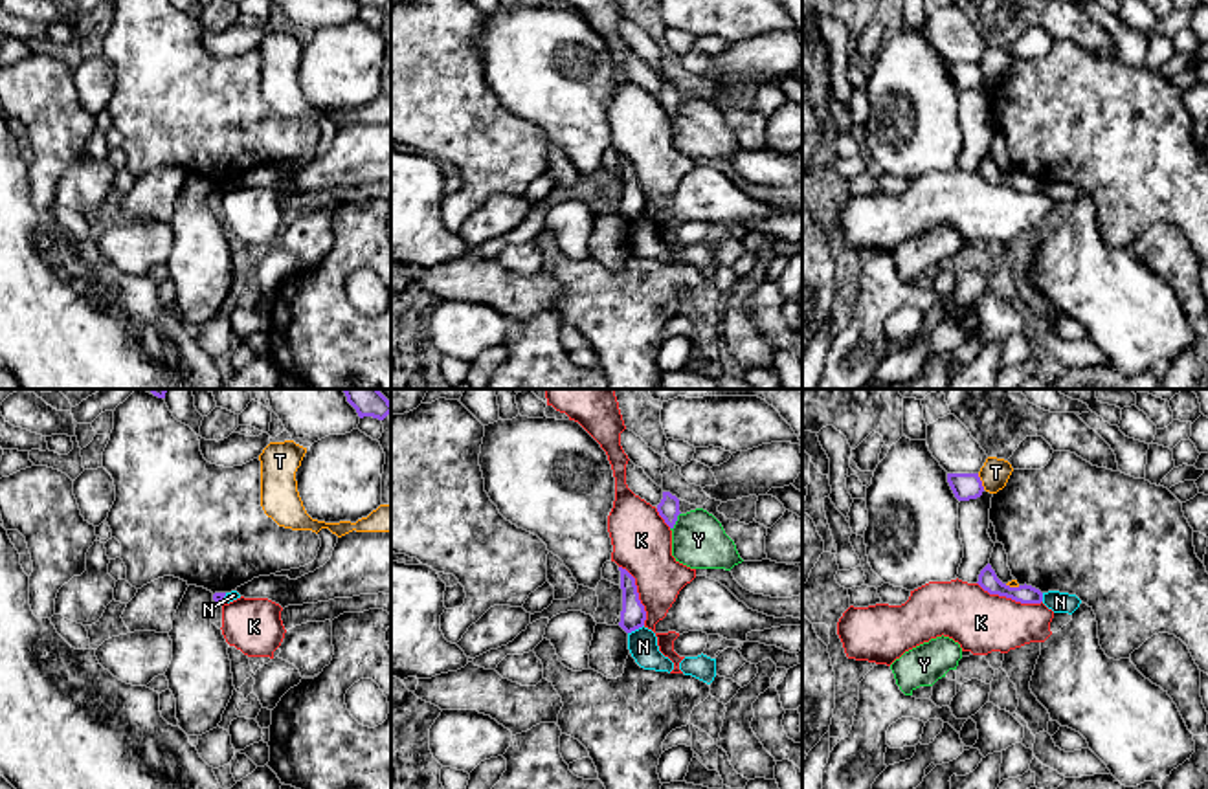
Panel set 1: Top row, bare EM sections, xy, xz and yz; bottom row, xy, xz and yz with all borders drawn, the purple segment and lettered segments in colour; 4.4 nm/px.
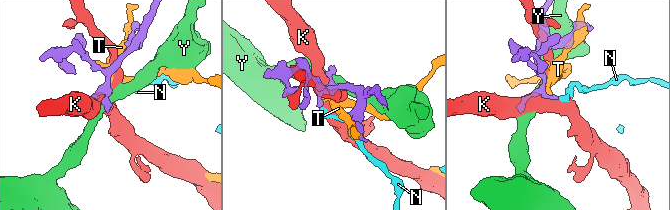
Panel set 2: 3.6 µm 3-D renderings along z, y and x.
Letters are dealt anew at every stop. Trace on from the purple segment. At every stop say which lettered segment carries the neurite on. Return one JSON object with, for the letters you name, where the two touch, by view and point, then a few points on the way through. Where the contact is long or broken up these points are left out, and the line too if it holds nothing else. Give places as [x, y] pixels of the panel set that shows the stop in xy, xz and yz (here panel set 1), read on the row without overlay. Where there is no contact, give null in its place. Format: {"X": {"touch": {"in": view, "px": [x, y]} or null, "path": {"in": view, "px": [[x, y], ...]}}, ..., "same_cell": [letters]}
{"same_cell": []}

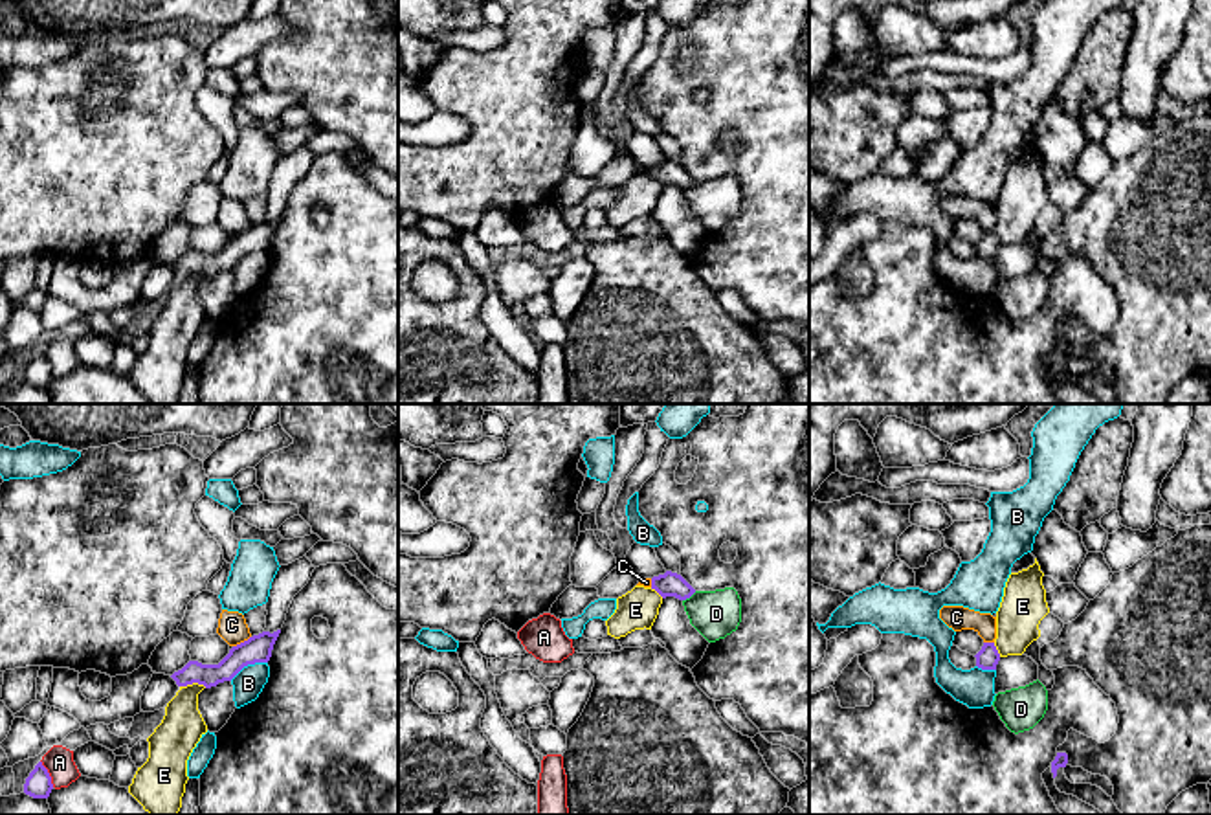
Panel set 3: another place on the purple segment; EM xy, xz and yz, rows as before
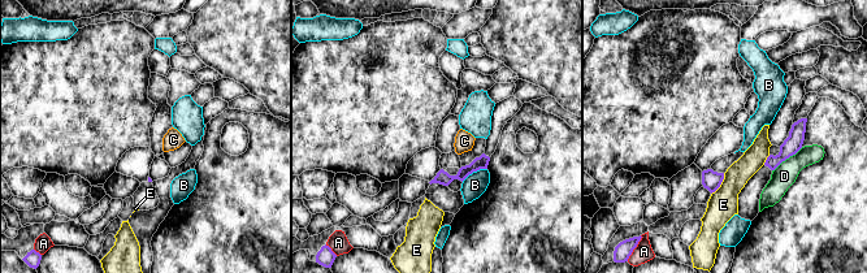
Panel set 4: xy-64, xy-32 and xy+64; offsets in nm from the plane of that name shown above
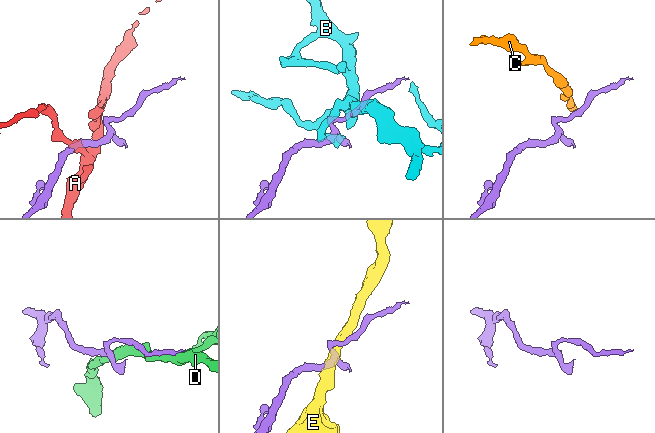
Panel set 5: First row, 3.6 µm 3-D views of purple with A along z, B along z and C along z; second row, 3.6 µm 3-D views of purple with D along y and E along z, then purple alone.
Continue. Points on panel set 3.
{"same_cell": []}

